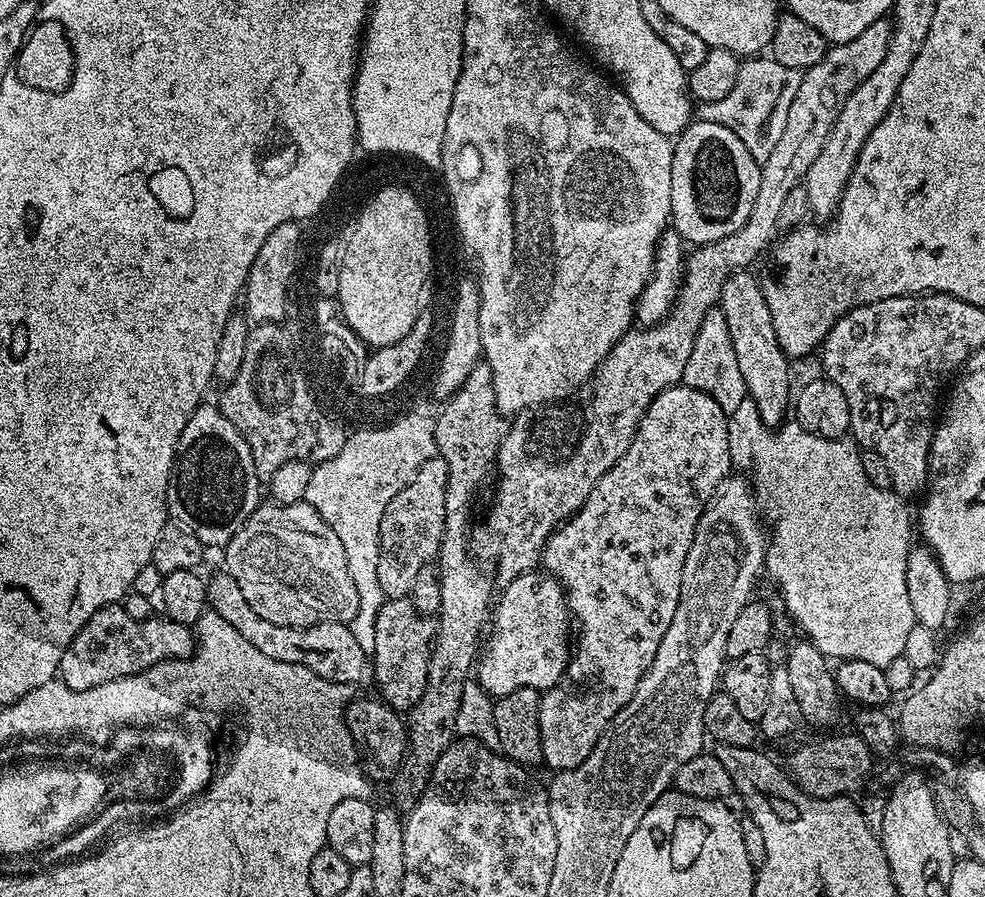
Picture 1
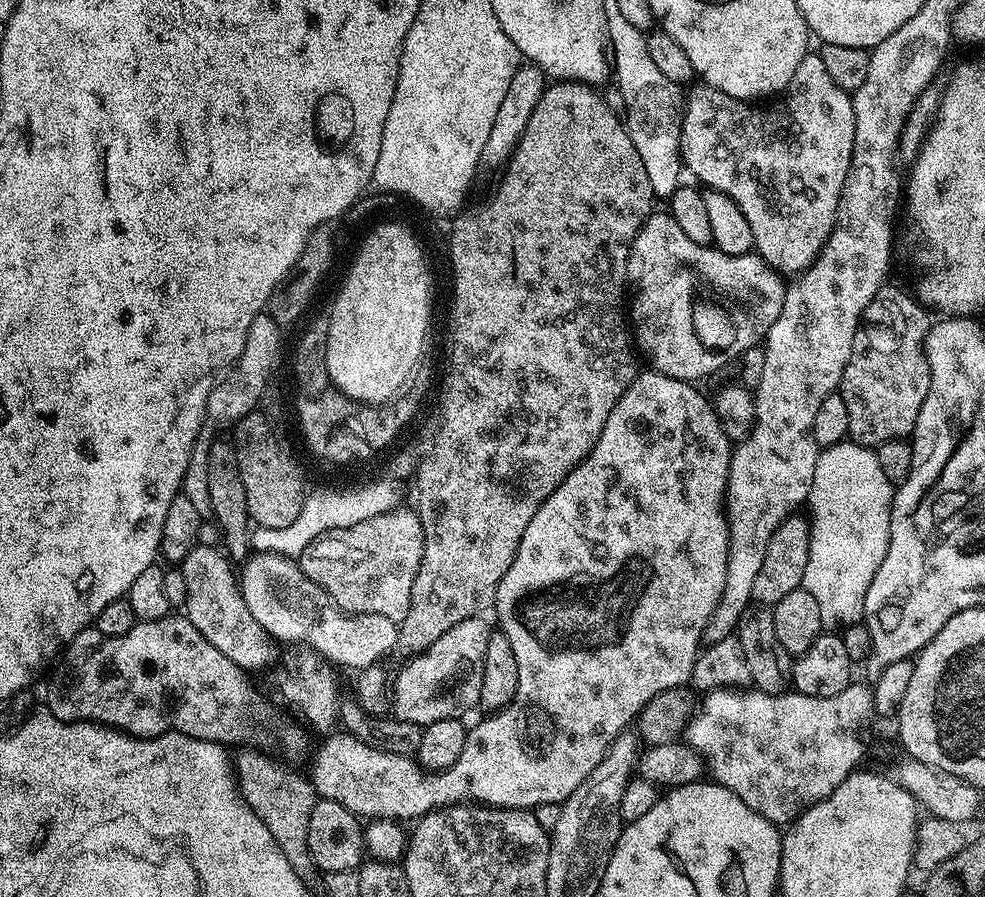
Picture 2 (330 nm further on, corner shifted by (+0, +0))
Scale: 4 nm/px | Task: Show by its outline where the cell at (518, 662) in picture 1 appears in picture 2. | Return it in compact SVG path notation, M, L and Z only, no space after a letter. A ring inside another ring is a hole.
M479 615L466 618L466 622L458 622L458 626L453 626L438 638L423 652L411 657L407 661L408 665L395 673L394 687L390 692L390 708L394 713L395 719L409 724L433 724L443 720L454 720L463 717L463 712L468 712L473 707L479 705L480 695L482 694L482 674L484 673L484 659L486 658L486 648L490 627Z

